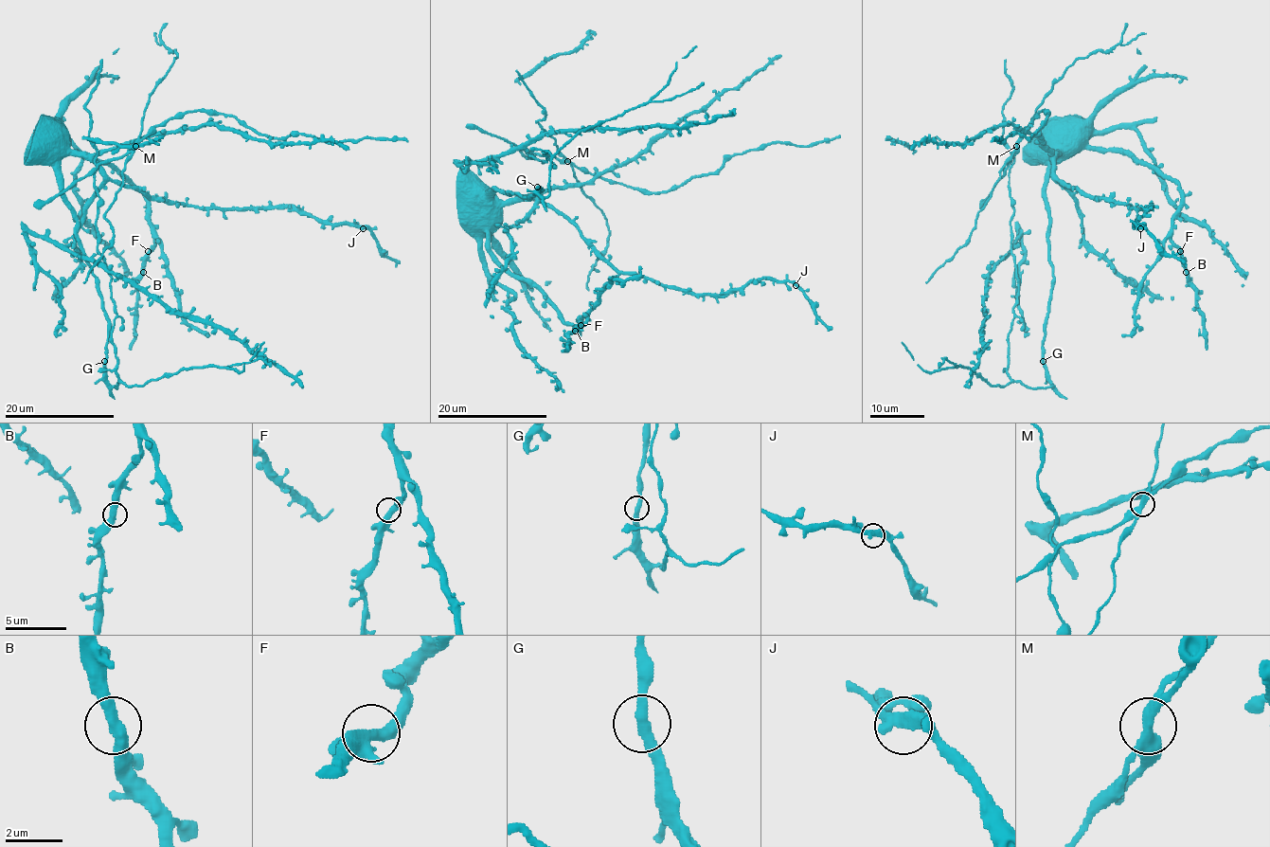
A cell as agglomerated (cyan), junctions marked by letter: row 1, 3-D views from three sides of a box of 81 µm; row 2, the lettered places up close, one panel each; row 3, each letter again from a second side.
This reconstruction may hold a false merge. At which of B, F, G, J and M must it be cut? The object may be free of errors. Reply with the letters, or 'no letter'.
M

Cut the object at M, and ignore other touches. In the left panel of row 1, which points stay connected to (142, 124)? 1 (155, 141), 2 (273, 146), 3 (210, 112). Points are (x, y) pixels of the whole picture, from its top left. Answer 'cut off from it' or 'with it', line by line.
1: with it
2: with it
3: cut off from it

